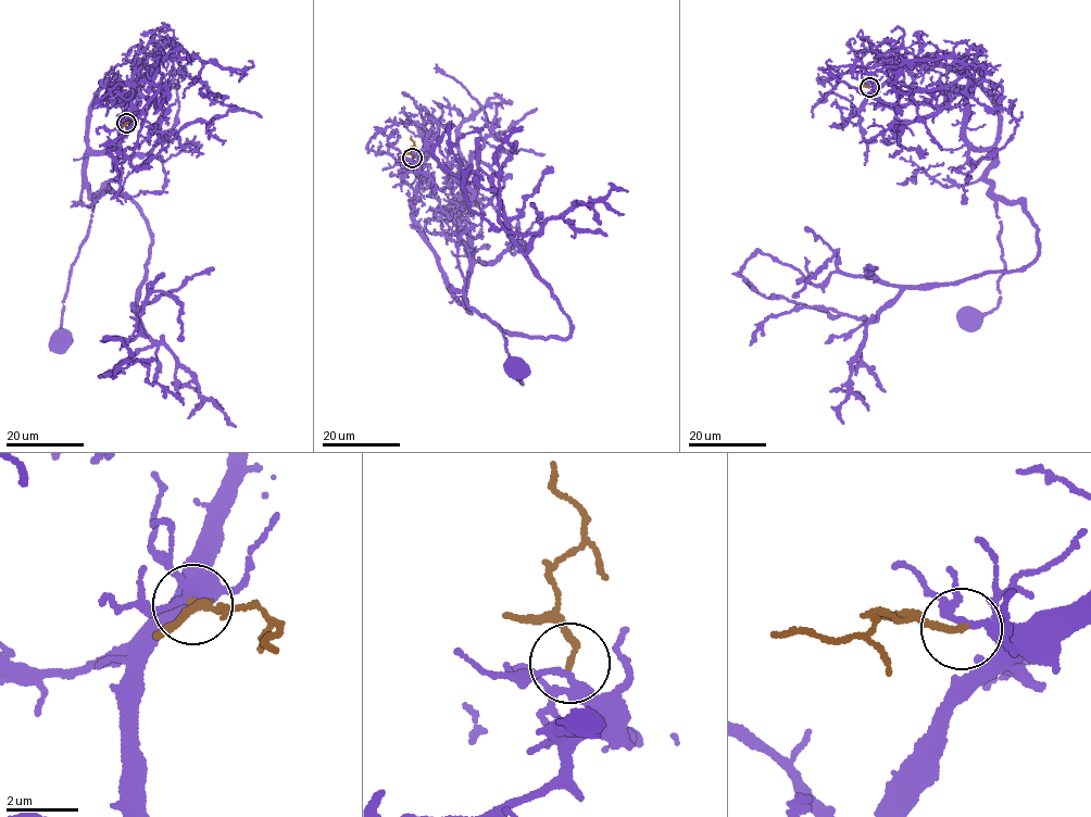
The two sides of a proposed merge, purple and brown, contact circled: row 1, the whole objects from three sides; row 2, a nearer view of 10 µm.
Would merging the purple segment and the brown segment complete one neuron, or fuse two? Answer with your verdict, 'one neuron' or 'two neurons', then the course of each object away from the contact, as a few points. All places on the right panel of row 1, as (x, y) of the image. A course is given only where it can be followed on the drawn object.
one neuron; purple runs (869, 87), (902, 68), (942, 65), (997, 110), (987, 181), (1004, 273), (999, 304), (969, 322); brown runs (869, 87), (849, 87)

